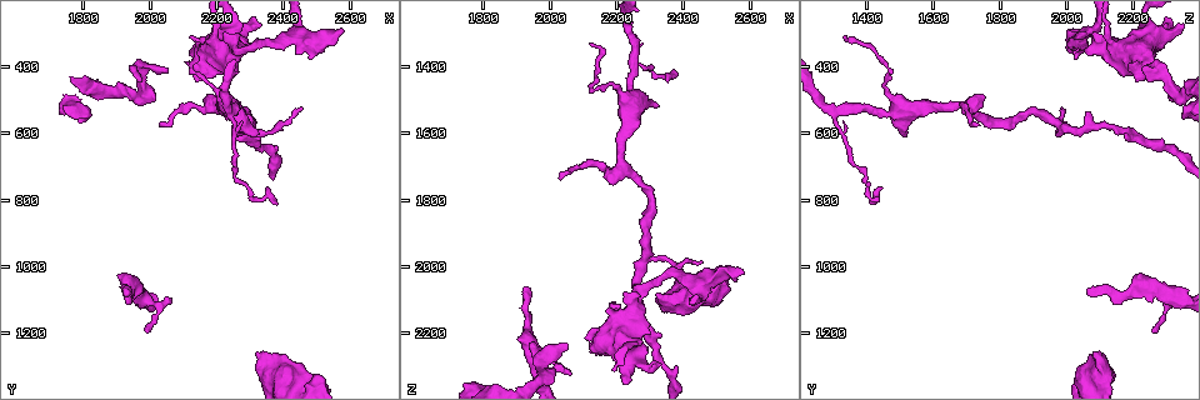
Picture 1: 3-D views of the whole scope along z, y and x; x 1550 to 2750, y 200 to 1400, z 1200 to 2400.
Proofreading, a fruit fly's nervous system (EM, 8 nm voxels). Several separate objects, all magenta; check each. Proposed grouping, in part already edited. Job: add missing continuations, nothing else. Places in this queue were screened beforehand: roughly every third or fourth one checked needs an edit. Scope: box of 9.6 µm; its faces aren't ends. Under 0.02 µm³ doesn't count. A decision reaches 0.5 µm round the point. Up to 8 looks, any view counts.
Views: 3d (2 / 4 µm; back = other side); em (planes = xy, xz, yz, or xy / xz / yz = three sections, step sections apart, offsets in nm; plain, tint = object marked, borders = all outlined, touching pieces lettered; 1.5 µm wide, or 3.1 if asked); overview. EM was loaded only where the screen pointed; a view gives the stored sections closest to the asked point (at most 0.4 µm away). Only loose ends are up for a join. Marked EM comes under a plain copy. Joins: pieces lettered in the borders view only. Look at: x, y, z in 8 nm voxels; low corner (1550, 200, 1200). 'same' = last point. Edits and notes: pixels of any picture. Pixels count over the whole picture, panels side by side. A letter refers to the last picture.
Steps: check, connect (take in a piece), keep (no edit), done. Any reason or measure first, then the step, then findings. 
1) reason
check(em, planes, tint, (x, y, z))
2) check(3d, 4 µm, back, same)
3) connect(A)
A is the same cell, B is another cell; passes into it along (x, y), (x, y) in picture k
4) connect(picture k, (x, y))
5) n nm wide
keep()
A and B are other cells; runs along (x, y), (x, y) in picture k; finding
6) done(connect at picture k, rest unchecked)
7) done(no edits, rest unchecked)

check(em, planes, borders, (1940, 400, 2230))

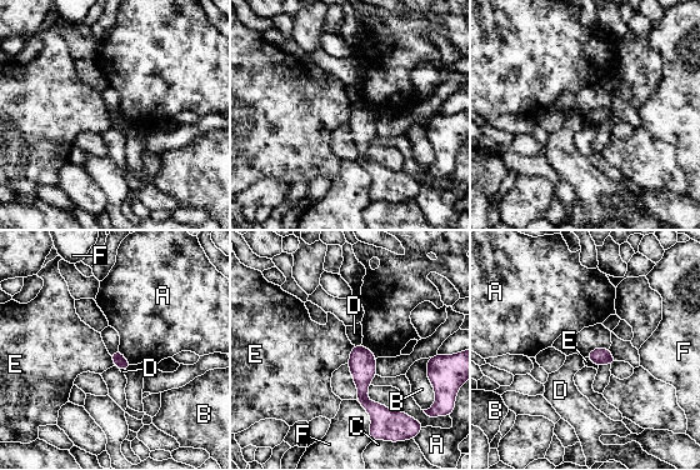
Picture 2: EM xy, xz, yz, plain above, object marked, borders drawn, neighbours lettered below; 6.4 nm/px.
keep()
A, B, C, D, E and F are other cells; border along (354, 345), (346, 363) in picture 2; none of them fits

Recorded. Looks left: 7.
tapers out
check(3d, 2 µm, (2120, 310, 1330))

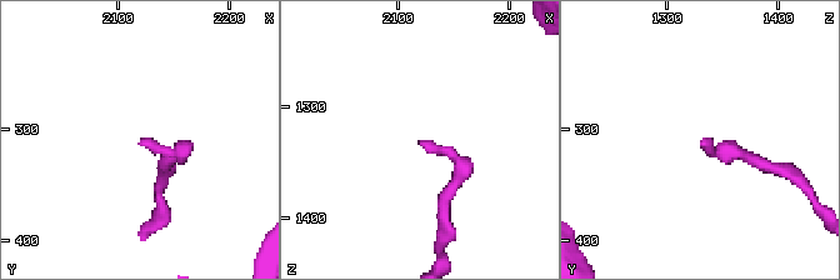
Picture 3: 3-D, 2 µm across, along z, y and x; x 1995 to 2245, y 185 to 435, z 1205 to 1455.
shape alone is not enough
check(em, xz, step 4, tint, (2124, 314, 1328))

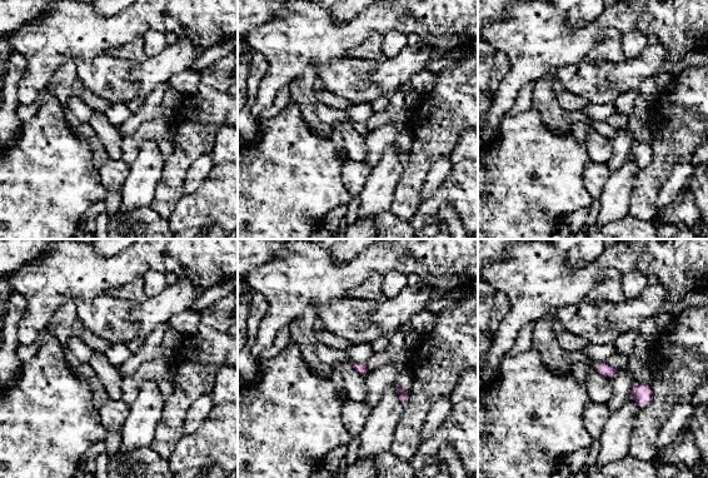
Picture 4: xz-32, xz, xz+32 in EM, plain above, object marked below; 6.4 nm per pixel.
another direction
check(em, xy, step 8, borders, same)

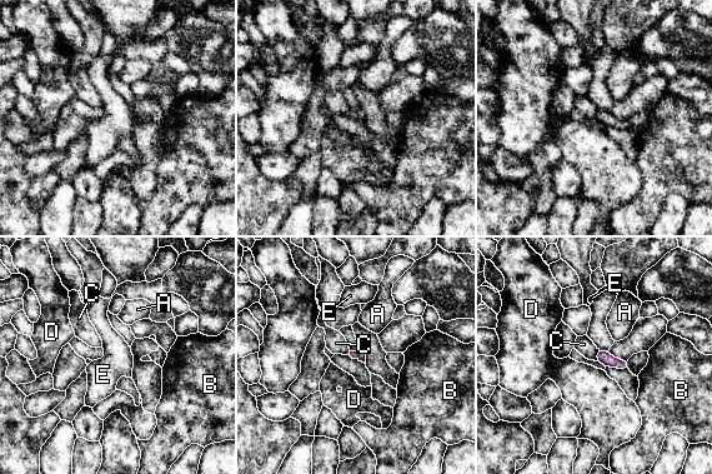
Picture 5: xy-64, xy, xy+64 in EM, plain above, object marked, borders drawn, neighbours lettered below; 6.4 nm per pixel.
keep()
A, B, C, D and E are other cells; border along (361, 349), (350, 352) in picture 5; none of them fits

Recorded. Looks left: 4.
branch stops here
check(em, planes, borders, (1990, 1200, 2250))

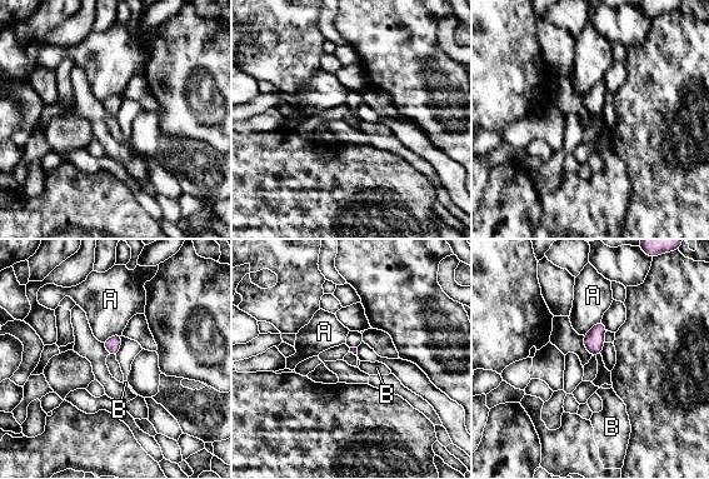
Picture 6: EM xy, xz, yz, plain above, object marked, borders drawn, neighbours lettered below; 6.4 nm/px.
keep()
A and B are other cells; border along (121, 333), (115, 333), (101, 342) in picture 6; no lettered piece goes on from it

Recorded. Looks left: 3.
done(no edits, rest unchecked)

